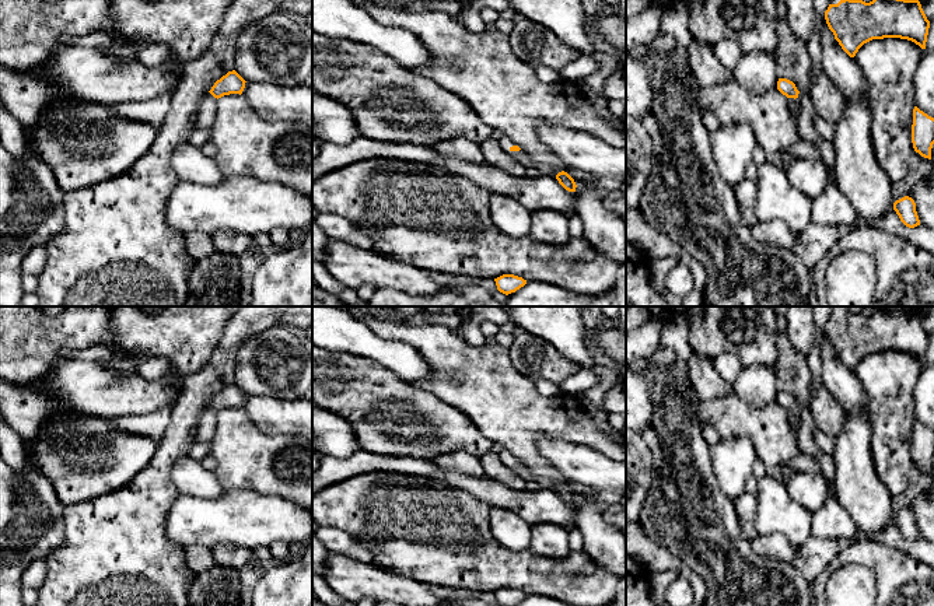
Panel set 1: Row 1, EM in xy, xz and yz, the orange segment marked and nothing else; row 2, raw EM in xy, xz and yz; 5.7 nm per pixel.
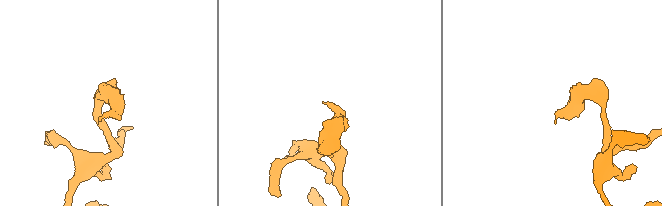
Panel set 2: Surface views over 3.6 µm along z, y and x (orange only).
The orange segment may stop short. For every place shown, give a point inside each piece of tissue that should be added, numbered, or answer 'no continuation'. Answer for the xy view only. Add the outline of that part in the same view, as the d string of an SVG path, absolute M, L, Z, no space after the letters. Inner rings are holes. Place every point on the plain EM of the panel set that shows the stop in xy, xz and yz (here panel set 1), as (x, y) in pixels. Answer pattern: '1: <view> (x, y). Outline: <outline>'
1: xy (207, 419). Outline: M206 406L199 416L199 424L193 435L193 441L211 441L211 438L214 437L217 418L218 413L214 411L210 406Z

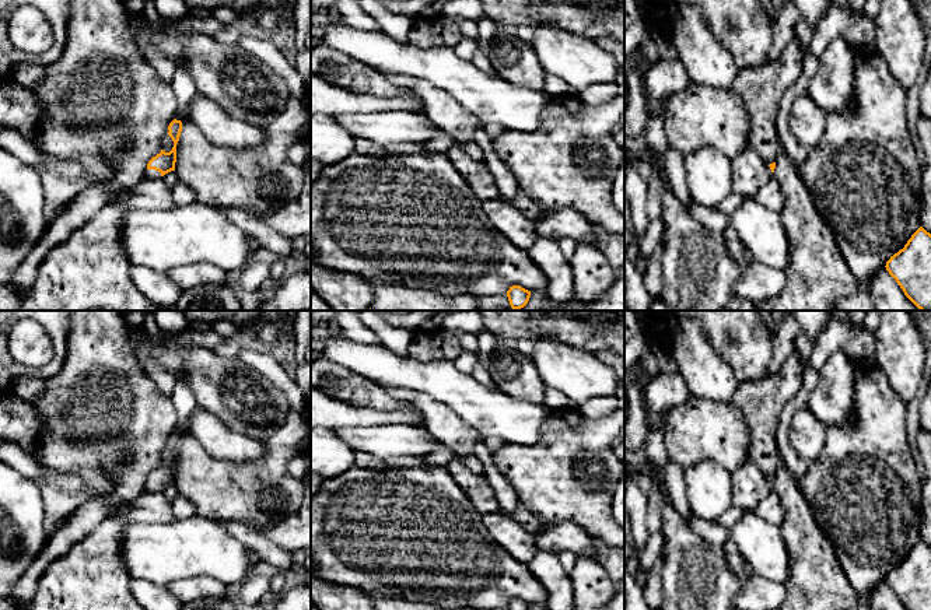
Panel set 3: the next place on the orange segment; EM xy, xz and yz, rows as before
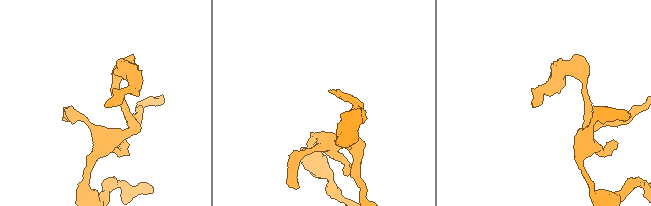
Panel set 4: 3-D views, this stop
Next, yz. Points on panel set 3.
1: yz (749, 484). Outline: M752 463L731 473L732 508L753 511L757 502L773 491L770 480Z

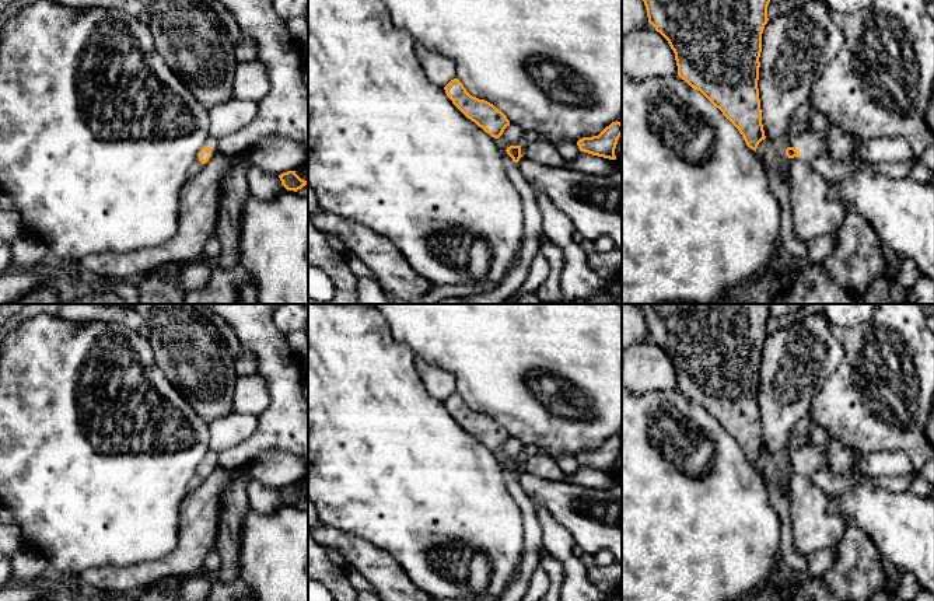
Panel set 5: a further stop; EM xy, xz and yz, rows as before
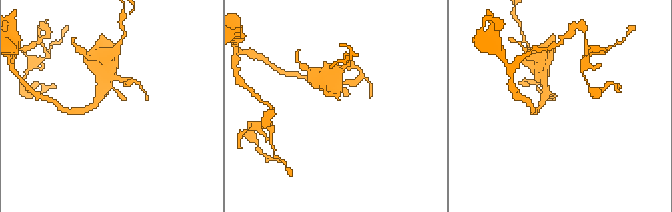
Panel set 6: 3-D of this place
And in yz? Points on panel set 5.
1: yz (810, 458). Outline: M811 444L804 445L795 454L788 454L787 453L783 458L780 458L777 461L770 458L770 461L772 461L772 472L786 471L787 475L802 474L802 475L811 476L811 475L814 475L814 474L816 474L819 471L825 471L825 455L823 455L823 451L819 447L811 445ZM765 454L765 455L767 455L767 454Z

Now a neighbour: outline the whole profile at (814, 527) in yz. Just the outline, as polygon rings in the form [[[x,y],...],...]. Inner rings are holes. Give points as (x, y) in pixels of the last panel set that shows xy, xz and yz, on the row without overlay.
[[[790,475],[788,509],[793,545],[801,556],[836,546],[843,538],[847,520],[829,510],[829,495],[807,475]]]

